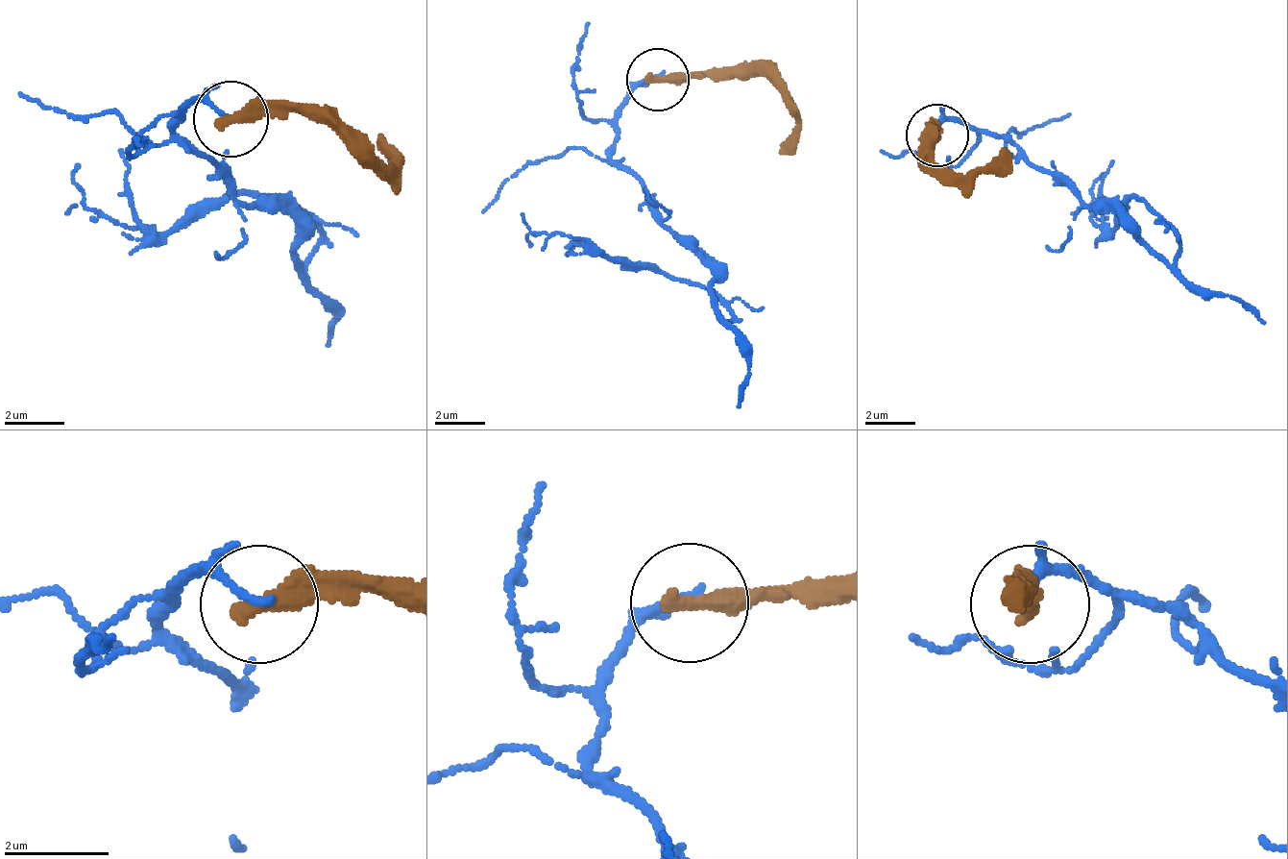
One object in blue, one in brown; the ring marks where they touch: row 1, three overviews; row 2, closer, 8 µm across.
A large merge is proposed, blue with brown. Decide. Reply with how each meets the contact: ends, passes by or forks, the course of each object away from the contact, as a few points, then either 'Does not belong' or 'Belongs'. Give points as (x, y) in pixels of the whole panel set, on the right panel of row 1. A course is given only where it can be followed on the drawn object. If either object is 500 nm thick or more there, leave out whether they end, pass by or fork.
At the ring blue ends. At the ring brown ends. Course of blue: (935, 136), (954, 118), (1009, 143), (1160, 256), (1178, 249), (1141, 199), (1104, 231), (1091, 206), (1104, 174). Course of brown: (935, 136), (935, 161), (966, 174), (984, 174), (1009, 149). Does not belong

